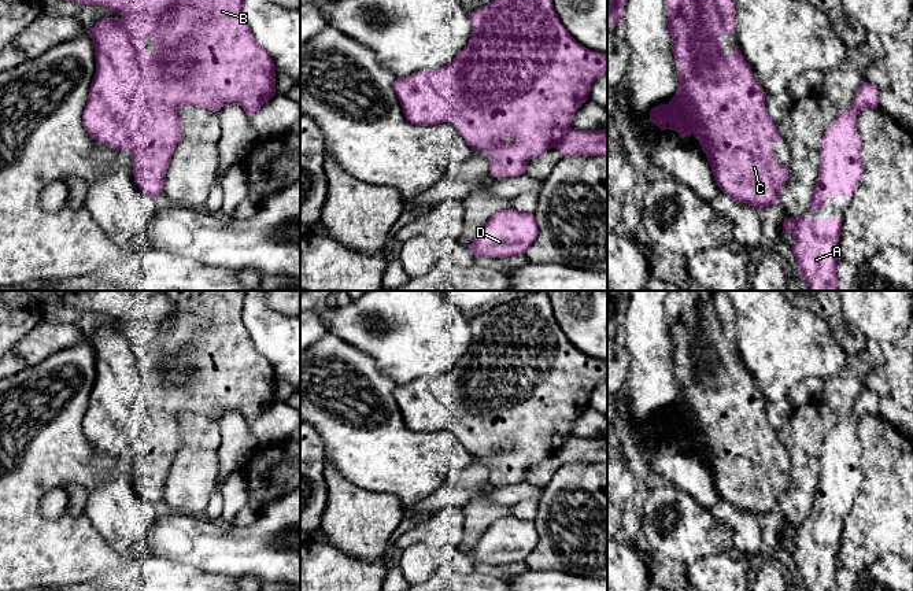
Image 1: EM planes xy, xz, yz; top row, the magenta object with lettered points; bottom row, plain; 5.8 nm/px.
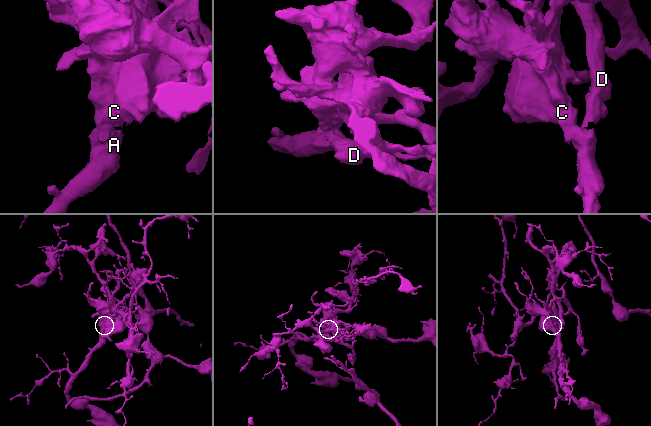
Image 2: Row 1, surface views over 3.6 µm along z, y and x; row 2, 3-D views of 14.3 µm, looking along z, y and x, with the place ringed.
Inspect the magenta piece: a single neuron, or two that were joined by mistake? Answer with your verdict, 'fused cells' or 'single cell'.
fused cells

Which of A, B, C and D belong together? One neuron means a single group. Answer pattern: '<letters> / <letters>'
A D / B C

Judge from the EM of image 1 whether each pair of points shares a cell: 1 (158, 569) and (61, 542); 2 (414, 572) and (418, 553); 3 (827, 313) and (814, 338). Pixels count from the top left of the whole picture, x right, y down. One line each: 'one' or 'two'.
1: two
2: one
3: two

